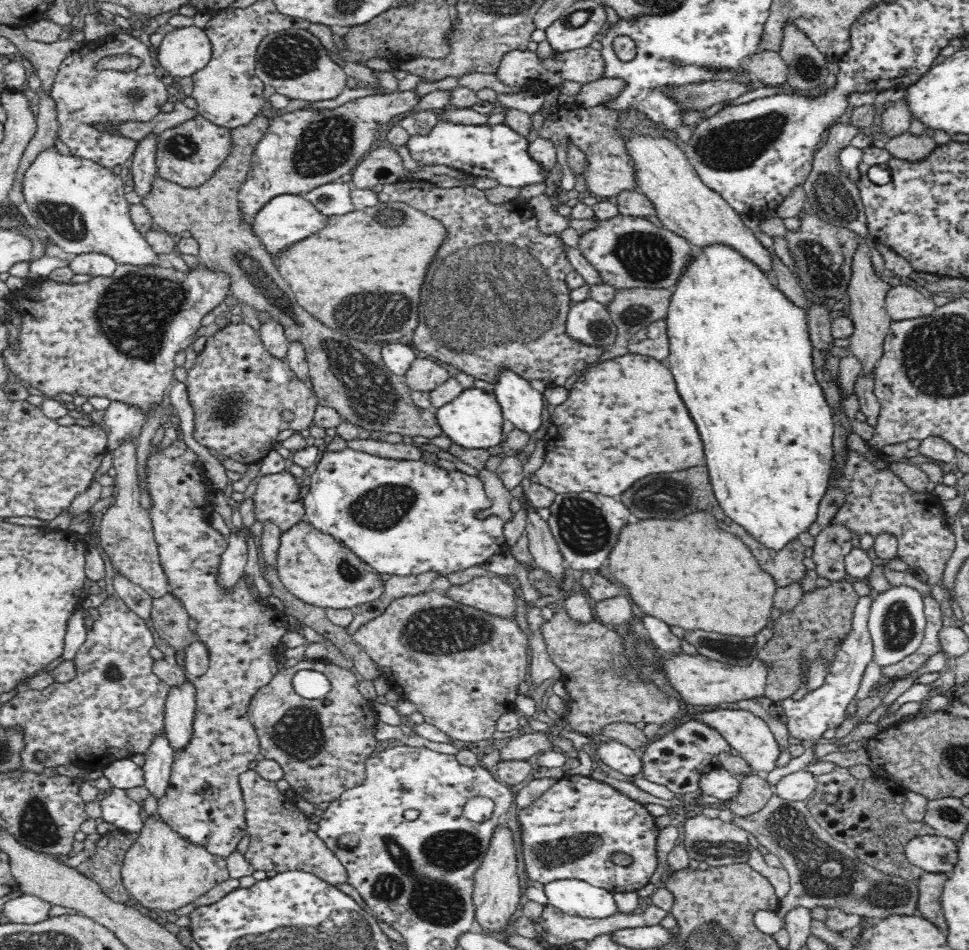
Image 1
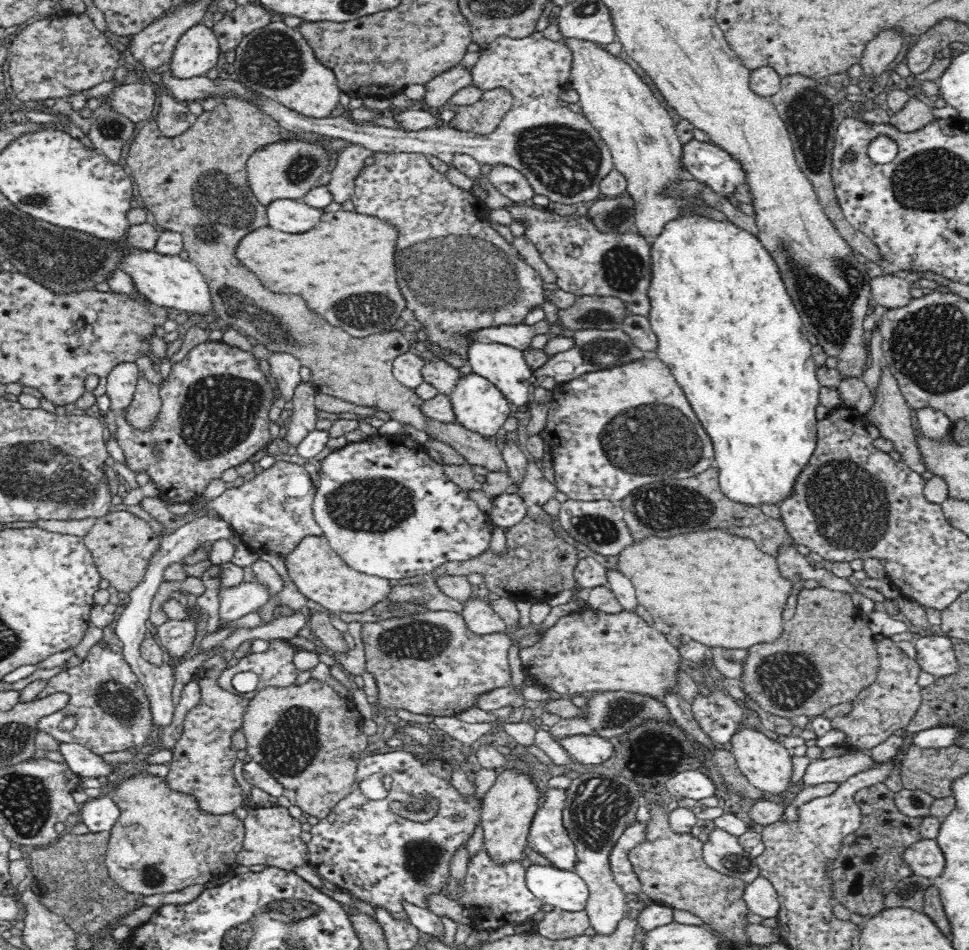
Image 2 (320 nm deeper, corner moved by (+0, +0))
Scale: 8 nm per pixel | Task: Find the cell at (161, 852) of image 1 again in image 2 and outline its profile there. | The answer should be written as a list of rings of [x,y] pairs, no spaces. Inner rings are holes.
[[[119,765],[117,774],[111,779],[115,786],[108,786],[110,792],[107,795],[116,803],[120,812],[118,821],[109,831],[105,855],[105,865],[116,885],[134,896],[153,896],[177,892],[194,884],[216,882],[219,876],[240,867],[237,856],[246,836],[242,819],[234,813],[218,816],[204,813],[194,795],[170,789],[166,778],[152,773],[138,773],[119,782],[116,777],[120,776],[122,770]]]

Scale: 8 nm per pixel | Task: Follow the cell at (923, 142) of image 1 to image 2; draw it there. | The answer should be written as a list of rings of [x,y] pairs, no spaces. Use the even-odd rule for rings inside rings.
[[[916,95],[910,96],[908,102],[898,112],[891,112],[889,115],[889,123],[900,132],[920,130],[924,124],[932,122],[932,120],[934,120],[934,116],[931,108]]]

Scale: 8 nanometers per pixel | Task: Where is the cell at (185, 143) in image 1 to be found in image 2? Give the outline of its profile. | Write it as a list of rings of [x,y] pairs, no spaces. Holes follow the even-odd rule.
[[[168,94],[160,96],[159,106],[156,121],[164,136],[176,137],[196,122],[197,116],[190,113],[187,103],[179,102]]]

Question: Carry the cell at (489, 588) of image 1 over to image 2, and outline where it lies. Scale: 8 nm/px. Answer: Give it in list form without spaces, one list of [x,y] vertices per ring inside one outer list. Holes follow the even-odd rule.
[[[470,597],[461,612],[466,627],[474,634],[480,636],[485,634],[501,633],[506,630],[506,624],[500,616],[492,610],[488,599]]]

